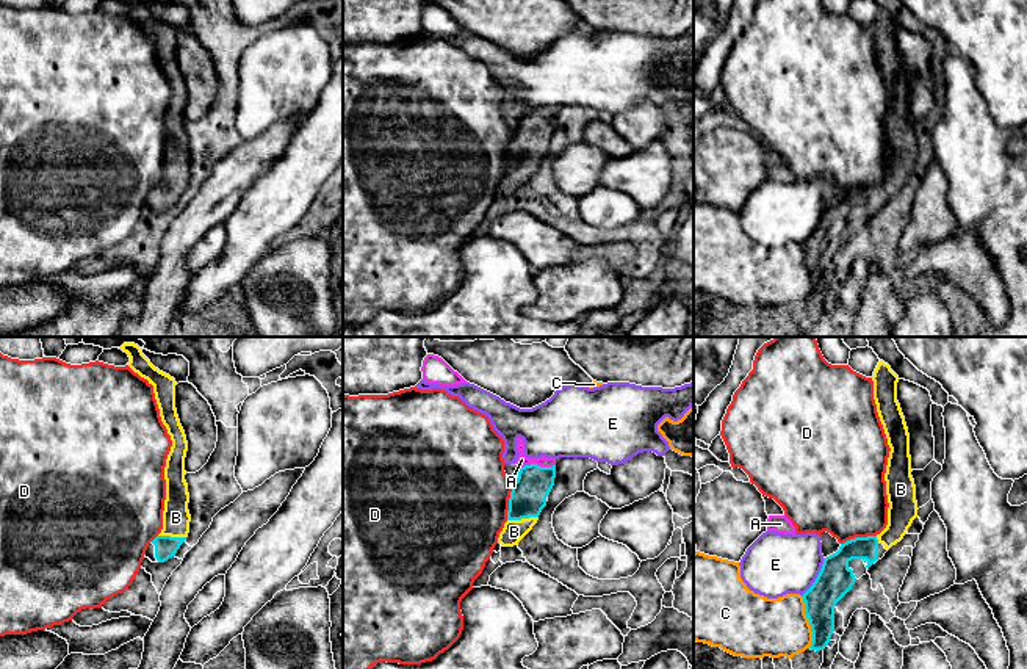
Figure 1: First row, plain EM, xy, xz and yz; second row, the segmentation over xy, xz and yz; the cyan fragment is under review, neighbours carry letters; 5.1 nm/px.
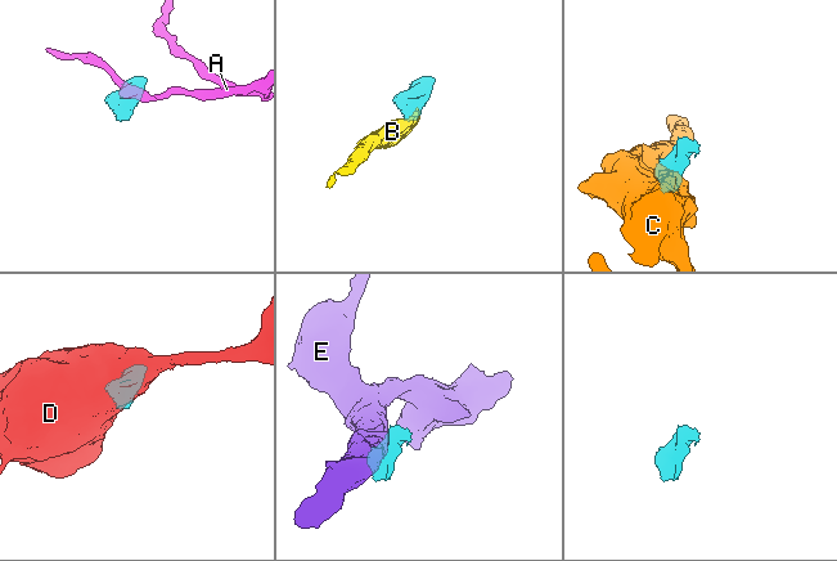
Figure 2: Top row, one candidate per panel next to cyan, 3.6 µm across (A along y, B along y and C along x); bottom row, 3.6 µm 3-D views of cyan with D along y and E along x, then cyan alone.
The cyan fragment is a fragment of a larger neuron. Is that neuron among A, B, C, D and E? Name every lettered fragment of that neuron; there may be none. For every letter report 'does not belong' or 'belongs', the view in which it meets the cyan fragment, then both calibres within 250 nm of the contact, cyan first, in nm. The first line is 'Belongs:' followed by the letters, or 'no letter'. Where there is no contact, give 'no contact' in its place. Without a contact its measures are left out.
Belongs: B
A: does not belong; contact in xz; calibres 190 and 60 nm
B: belongs; contact in xz; calibres 190 and 110 nm
C: does not belong; contact in yz; calibres 180 and 300 nm
D: does not belong; contact in xz; calibres 190 and 500 nm
E: does not belong; contact in yz; calibres 180 and 320 nm

